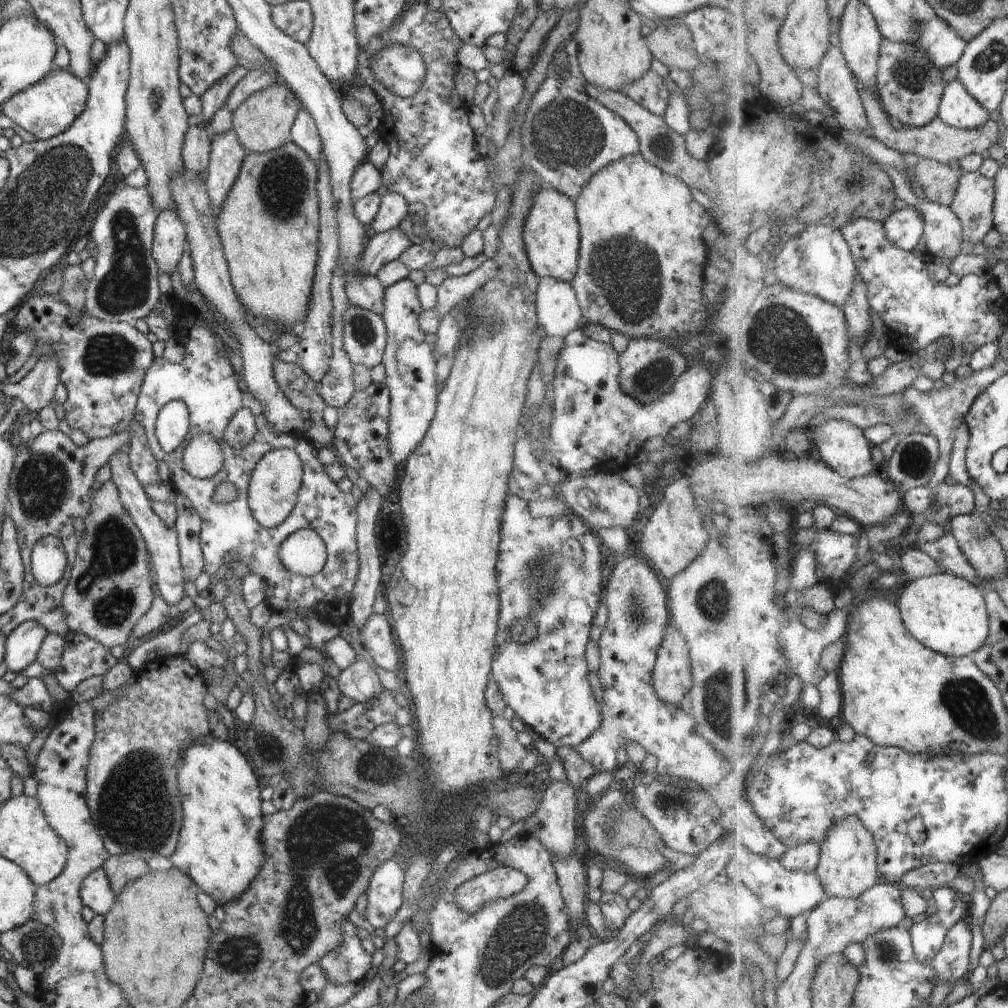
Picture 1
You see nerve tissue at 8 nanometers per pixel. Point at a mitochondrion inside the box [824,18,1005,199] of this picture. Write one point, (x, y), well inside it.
(910, 72)

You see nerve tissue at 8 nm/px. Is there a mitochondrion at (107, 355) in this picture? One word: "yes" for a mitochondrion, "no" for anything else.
yes

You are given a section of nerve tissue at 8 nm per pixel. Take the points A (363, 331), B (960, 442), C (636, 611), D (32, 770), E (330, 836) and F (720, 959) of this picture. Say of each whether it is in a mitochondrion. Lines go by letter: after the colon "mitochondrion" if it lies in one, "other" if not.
A: mitochondrion
B: other
C: mitochondrion
D: other
E: mitochondrion
F: other

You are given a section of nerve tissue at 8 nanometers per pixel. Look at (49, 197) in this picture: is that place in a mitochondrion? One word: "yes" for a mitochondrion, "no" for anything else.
yes

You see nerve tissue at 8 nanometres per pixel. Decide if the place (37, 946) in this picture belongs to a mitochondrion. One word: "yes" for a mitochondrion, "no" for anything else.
yes

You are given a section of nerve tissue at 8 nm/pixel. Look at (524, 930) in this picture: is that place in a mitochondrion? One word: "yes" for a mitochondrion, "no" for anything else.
yes

